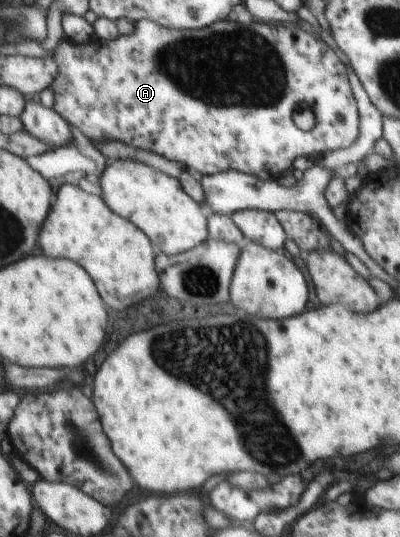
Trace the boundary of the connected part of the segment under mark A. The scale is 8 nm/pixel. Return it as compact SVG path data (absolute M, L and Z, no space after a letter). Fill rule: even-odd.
M229 19L213 23L210 27L197 29L171 29L150 20L140 20L135 23L133 34L119 35L112 41L91 40L87 45L76 45L72 42L59 42L56 54L53 56L59 65L59 74L51 86L55 92L54 109L63 120L73 124L87 138L95 141L115 139L126 142L131 146L156 152L167 160L180 162L189 168L197 169L203 175L214 175L221 171L241 171L256 176L264 181L275 181L284 172L293 169L293 162L301 158L317 160L323 153L346 149L360 133L360 116L358 106L348 79L346 66L337 57L335 50L328 46L319 36L307 33L295 24L285 26L268 26L253 20L248 25ZM300 102L309 104L315 115L315 127L303 132L293 123L293 112Z

